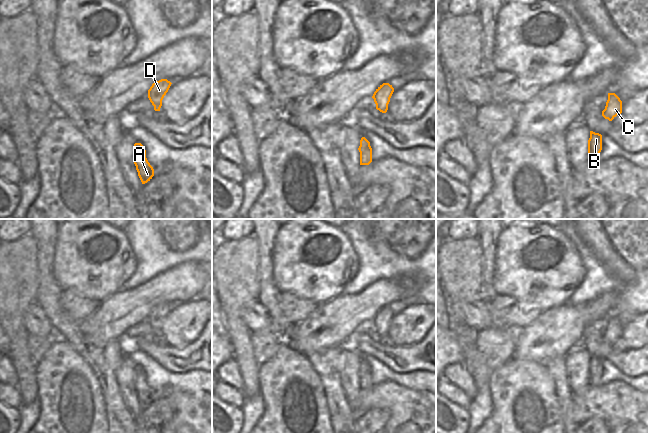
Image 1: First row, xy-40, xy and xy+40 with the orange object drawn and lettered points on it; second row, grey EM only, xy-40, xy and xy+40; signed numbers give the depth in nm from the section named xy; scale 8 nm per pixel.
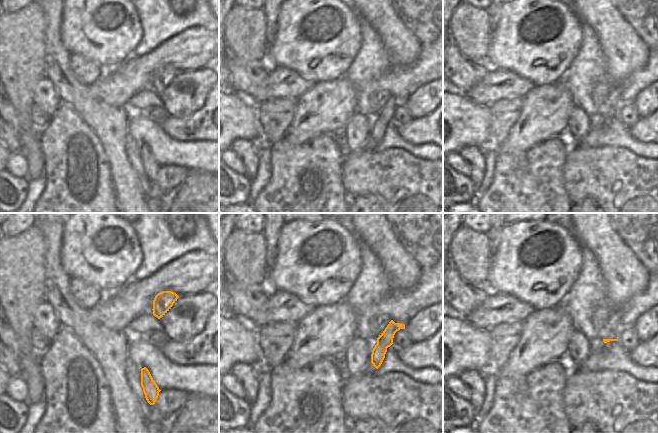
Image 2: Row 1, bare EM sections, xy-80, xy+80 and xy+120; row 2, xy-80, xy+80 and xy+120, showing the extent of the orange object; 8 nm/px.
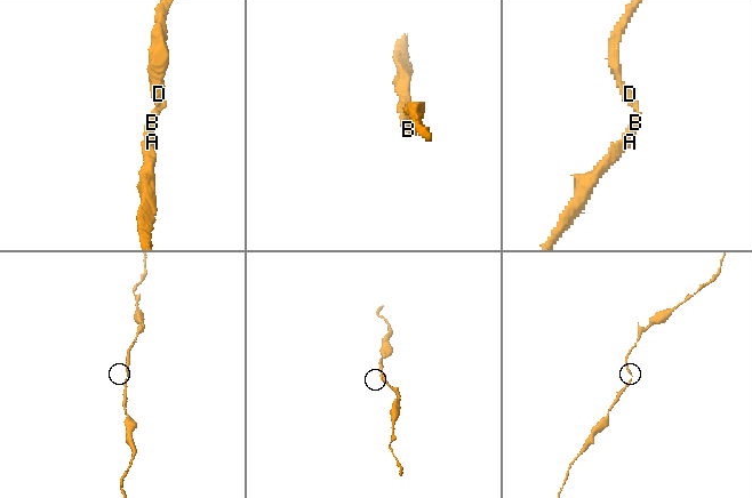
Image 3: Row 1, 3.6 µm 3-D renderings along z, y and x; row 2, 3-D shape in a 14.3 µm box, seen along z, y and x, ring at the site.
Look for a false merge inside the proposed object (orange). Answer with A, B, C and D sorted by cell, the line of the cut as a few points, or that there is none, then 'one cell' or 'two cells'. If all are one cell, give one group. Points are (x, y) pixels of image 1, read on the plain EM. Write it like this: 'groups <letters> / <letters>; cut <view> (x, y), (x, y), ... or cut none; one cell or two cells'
groups A B C D; cut none; one cell

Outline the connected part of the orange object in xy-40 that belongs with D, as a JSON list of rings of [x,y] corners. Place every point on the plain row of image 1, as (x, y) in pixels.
[[[161,303],[153,307],[148,314],[148,322],[154,330],[155,335],[160,335],[160,332],[162,330],[162,324],[168,316],[171,308],[172,307],[167,303]]]

